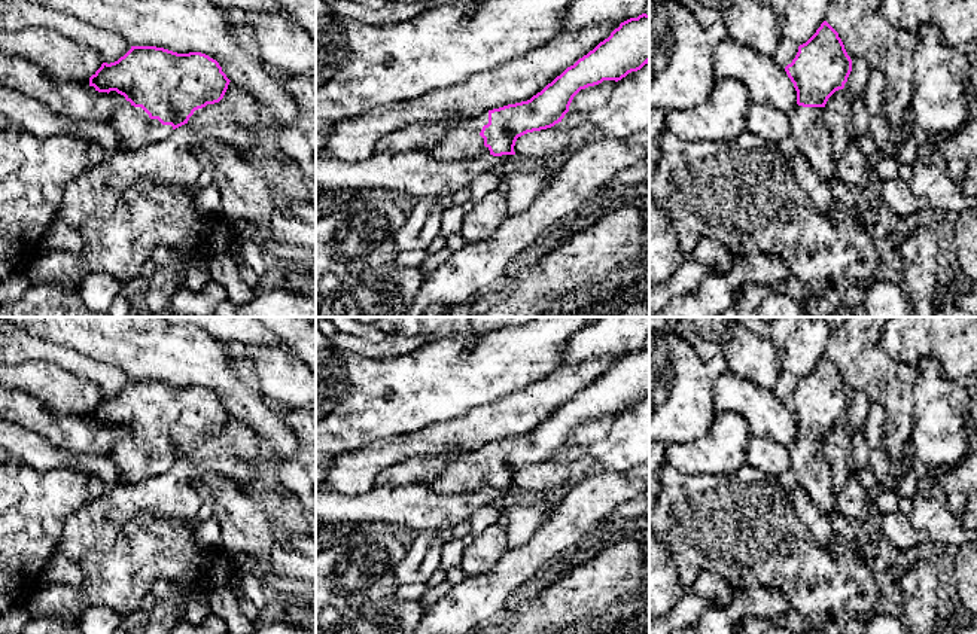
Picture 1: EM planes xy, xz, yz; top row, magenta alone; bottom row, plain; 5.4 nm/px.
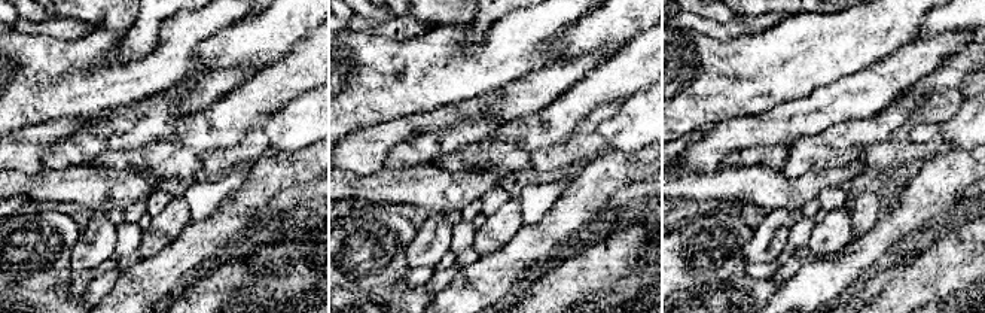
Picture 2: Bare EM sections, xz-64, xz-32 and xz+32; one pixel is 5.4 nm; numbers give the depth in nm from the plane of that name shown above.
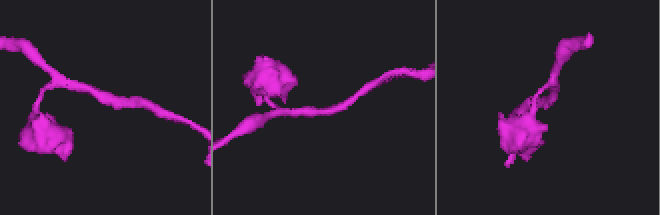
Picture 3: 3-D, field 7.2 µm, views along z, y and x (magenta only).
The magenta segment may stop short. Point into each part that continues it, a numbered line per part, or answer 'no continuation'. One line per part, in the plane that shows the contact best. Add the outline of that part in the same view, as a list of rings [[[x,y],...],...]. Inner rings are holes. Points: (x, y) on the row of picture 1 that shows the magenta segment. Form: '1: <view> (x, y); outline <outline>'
1: xy (136, 130); outline [[[130,101],[121,103],[112,112],[110,124],[118,132],[125,152],[134,152],[161,141],[174,131],[171,125],[162,125],[158,119],[150,119],[141,107],[134,107]]]

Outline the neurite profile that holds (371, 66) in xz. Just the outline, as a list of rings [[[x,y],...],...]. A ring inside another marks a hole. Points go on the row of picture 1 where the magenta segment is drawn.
[[[487,0],[426,10],[398,24],[377,27],[340,15],[316,16],[316,134],[341,119],[365,113],[393,101],[410,101],[433,89],[463,83],[468,77],[488,71],[558,34],[567,9],[576,0]]]

